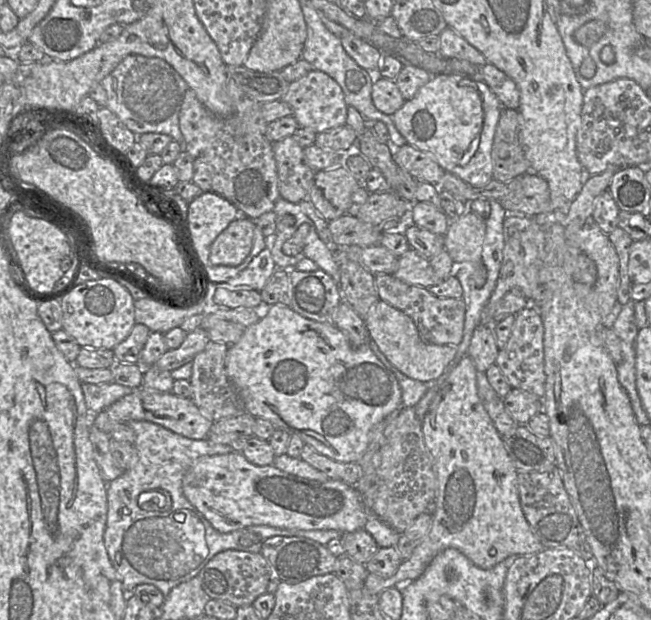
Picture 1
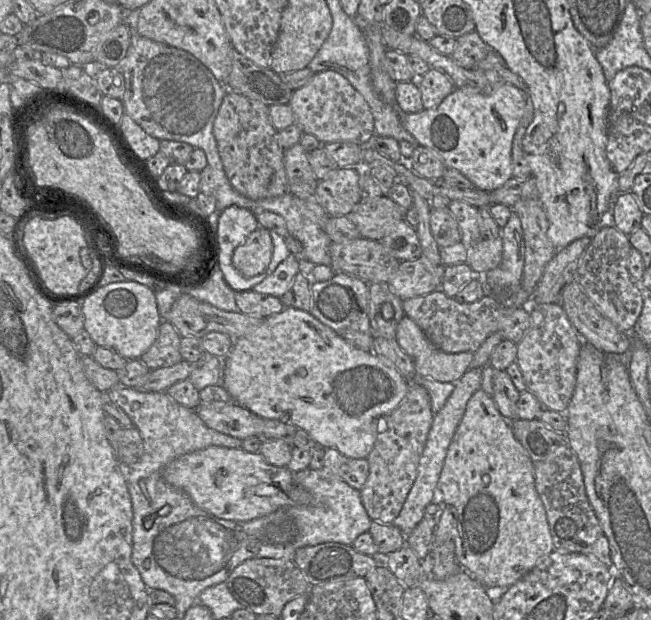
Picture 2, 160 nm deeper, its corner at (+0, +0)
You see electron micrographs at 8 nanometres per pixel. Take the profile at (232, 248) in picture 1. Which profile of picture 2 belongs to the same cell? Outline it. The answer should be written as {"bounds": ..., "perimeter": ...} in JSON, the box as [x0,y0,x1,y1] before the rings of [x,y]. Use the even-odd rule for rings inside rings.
{"bounds":[232,227,273,277],"perimeter":[[[259,227],[233,252],[232,264],[245,277],[263,273],[271,262],[273,240],[270,231]]]}

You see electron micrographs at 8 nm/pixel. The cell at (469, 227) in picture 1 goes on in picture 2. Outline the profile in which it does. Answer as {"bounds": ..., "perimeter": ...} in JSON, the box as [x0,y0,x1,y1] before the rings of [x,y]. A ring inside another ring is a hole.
{"bounds":[466,238,503,272],"perimeter":[[[501,238],[487,239],[467,247],[466,264],[474,271],[487,272],[498,267],[503,258]]]}

